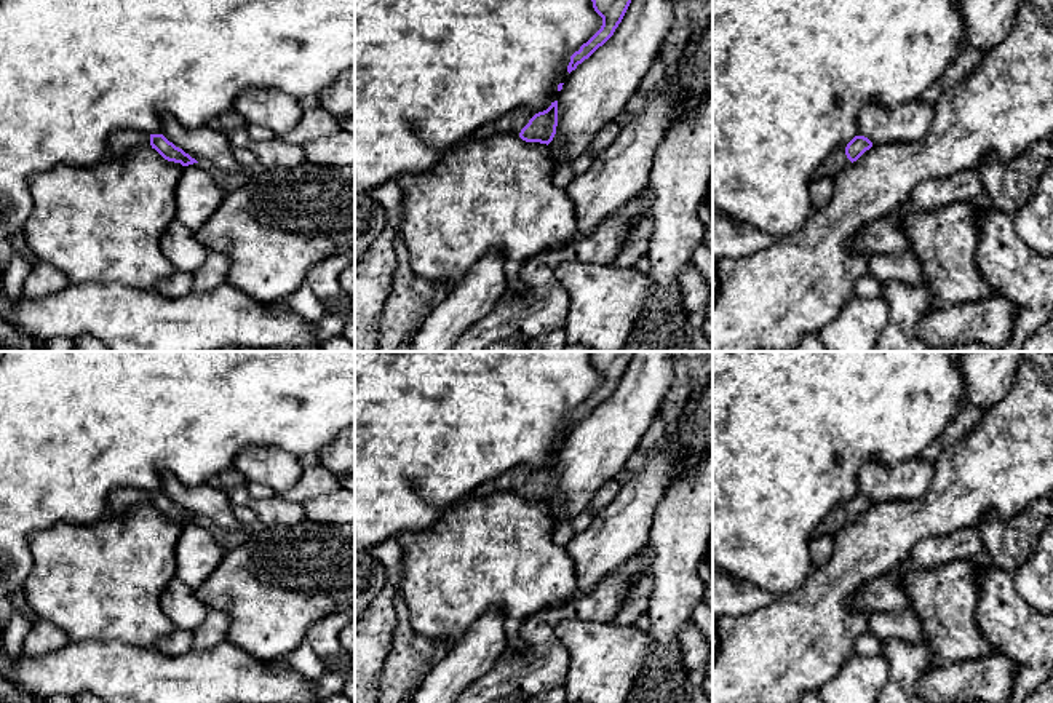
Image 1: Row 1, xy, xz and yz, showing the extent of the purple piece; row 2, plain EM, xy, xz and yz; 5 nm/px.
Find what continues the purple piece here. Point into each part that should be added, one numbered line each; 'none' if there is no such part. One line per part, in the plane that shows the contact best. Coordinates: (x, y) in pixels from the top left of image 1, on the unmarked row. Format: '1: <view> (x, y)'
1: yz (834, 521)

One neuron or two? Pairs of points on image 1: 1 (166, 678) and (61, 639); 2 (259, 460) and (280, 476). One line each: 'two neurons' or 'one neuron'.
1: two neurons
2: one neuron

